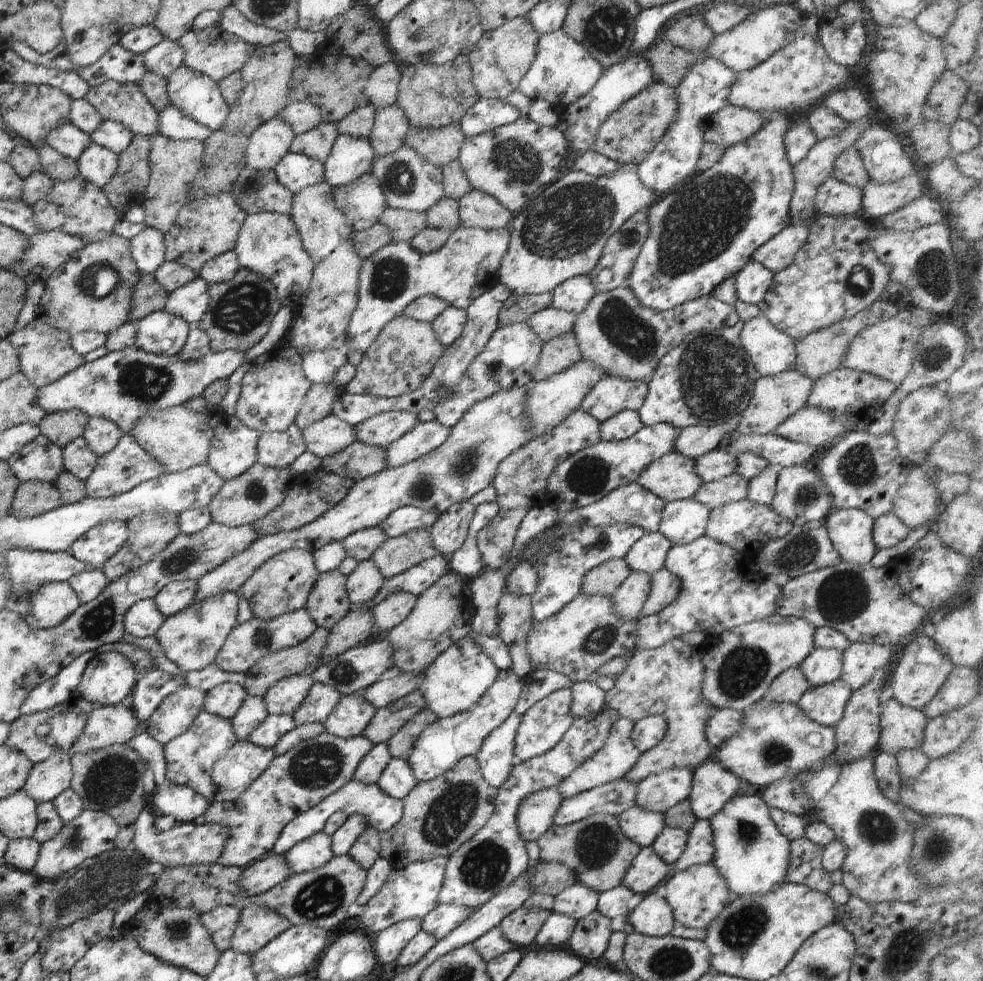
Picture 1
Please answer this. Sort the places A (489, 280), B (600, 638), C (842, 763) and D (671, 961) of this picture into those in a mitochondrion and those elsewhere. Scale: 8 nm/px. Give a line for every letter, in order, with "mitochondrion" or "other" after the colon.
A: other
B: mitochondrion
C: other
D: mitochondrion

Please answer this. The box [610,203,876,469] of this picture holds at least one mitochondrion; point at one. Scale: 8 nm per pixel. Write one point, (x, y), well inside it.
(709, 378)

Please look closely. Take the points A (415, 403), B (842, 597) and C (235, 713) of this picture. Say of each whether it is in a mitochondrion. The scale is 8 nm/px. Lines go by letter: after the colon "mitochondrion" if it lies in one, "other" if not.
A: other
B: mitochondrion
C: other

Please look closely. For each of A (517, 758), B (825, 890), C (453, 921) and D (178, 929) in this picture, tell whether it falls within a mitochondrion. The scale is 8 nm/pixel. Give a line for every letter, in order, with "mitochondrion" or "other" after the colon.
A: other
B: other
C: other
D: mitochondrion

